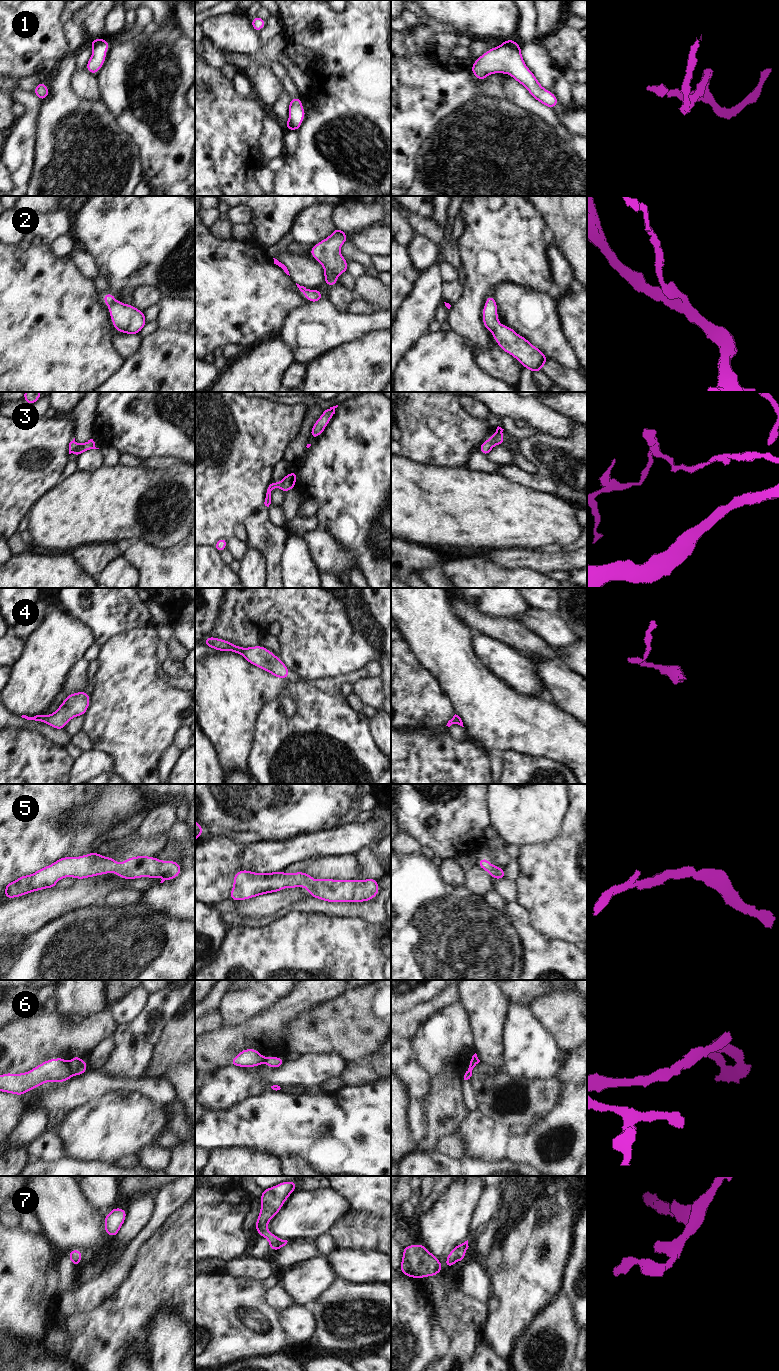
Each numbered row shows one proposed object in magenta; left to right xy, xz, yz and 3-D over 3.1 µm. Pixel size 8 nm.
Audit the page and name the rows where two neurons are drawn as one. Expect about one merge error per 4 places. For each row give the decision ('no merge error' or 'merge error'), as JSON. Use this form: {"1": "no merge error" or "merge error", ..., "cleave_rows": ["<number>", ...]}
{"1": "no merge error", "2": "no merge error", "3": "no merge error", "4": "no merge error", "5": "no merge error", "6": "merge error", "7": "no merge error", "cleave_rows": ["6"]}

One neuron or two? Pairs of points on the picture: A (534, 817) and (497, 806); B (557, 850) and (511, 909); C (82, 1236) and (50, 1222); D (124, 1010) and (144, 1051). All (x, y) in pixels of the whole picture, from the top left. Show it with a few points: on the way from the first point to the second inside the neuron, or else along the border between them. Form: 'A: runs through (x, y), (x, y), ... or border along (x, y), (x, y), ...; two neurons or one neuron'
A: runs through (525, 808), (523, 806), (506, 806); one neuron
B: border along (516, 901), (526, 910), (530, 922); two neurons
C: runs through (74, 1228), (68, 1222), (58, 1222); one neuron
D: border along (145, 1004), (142, 1011), (132, 1021), (117, 1026); two neurons

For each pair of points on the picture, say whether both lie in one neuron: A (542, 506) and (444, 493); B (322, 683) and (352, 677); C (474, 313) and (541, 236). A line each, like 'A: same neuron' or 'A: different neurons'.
A: same neuron
B: same neuron
C: same neuron

